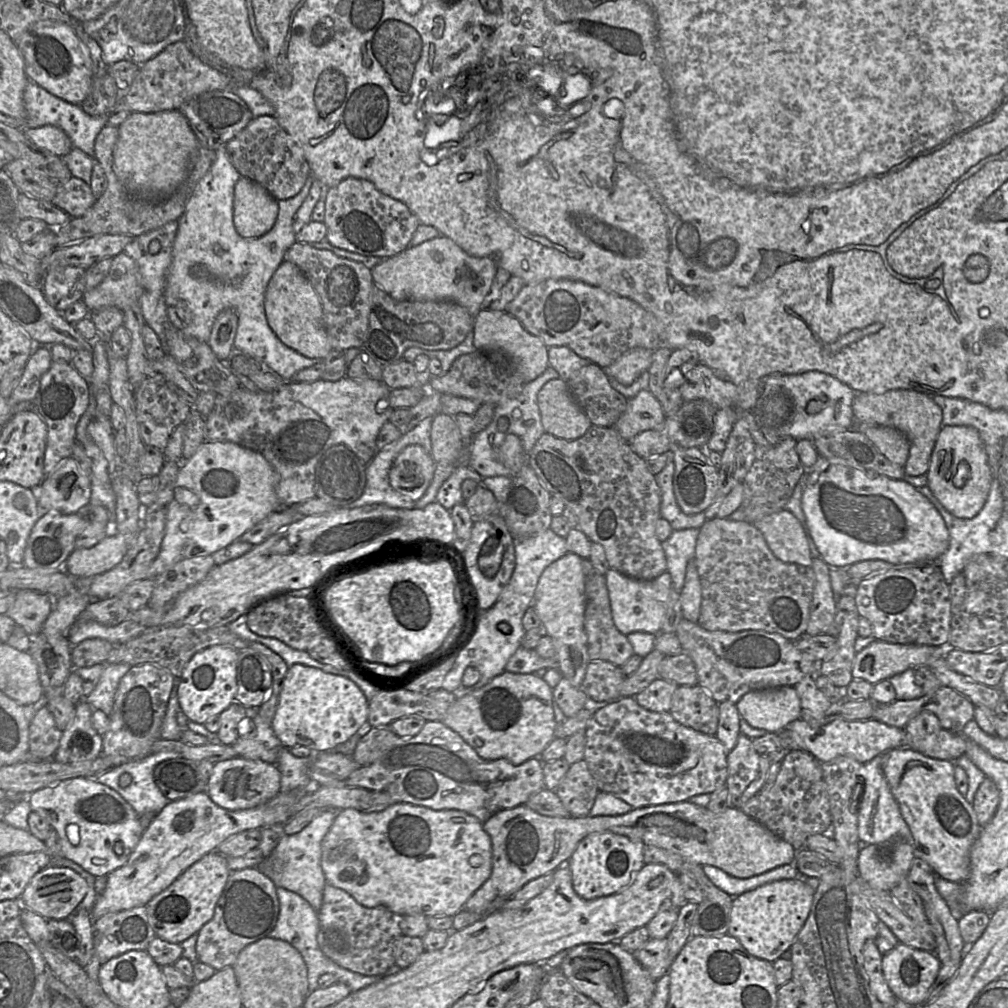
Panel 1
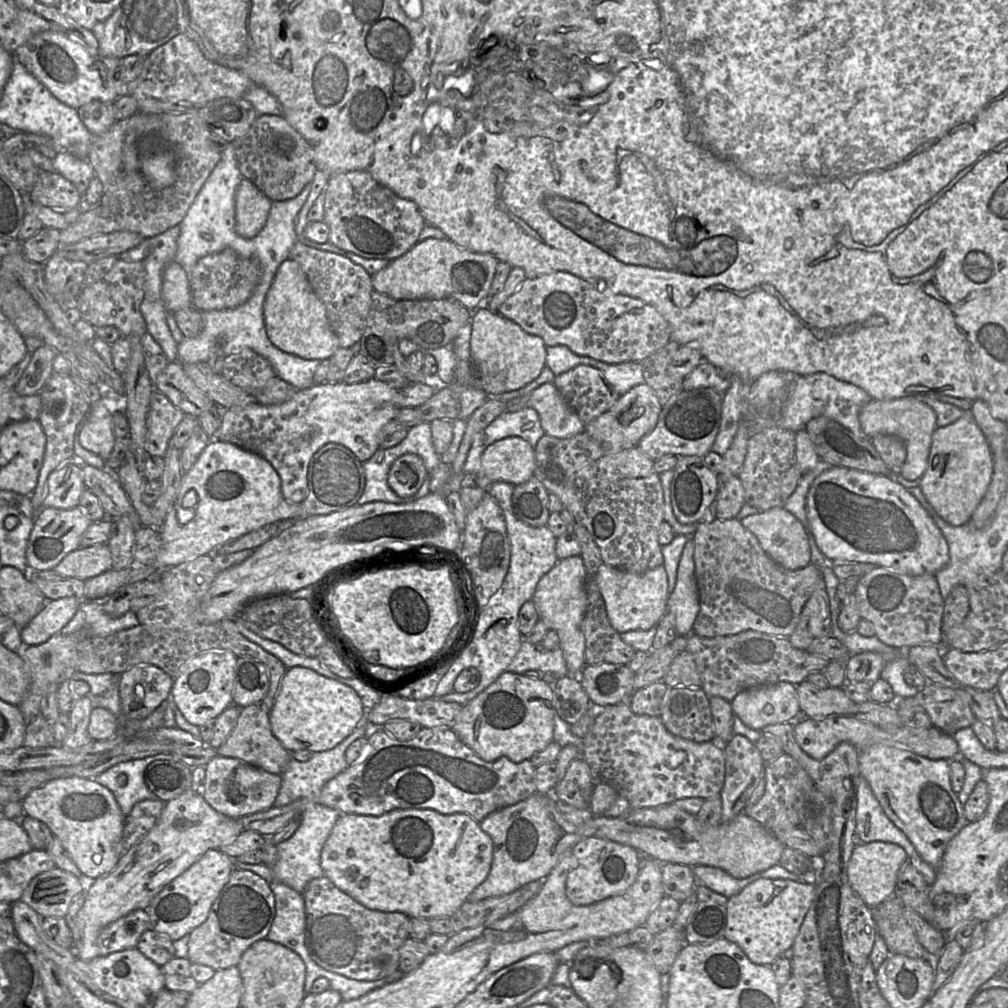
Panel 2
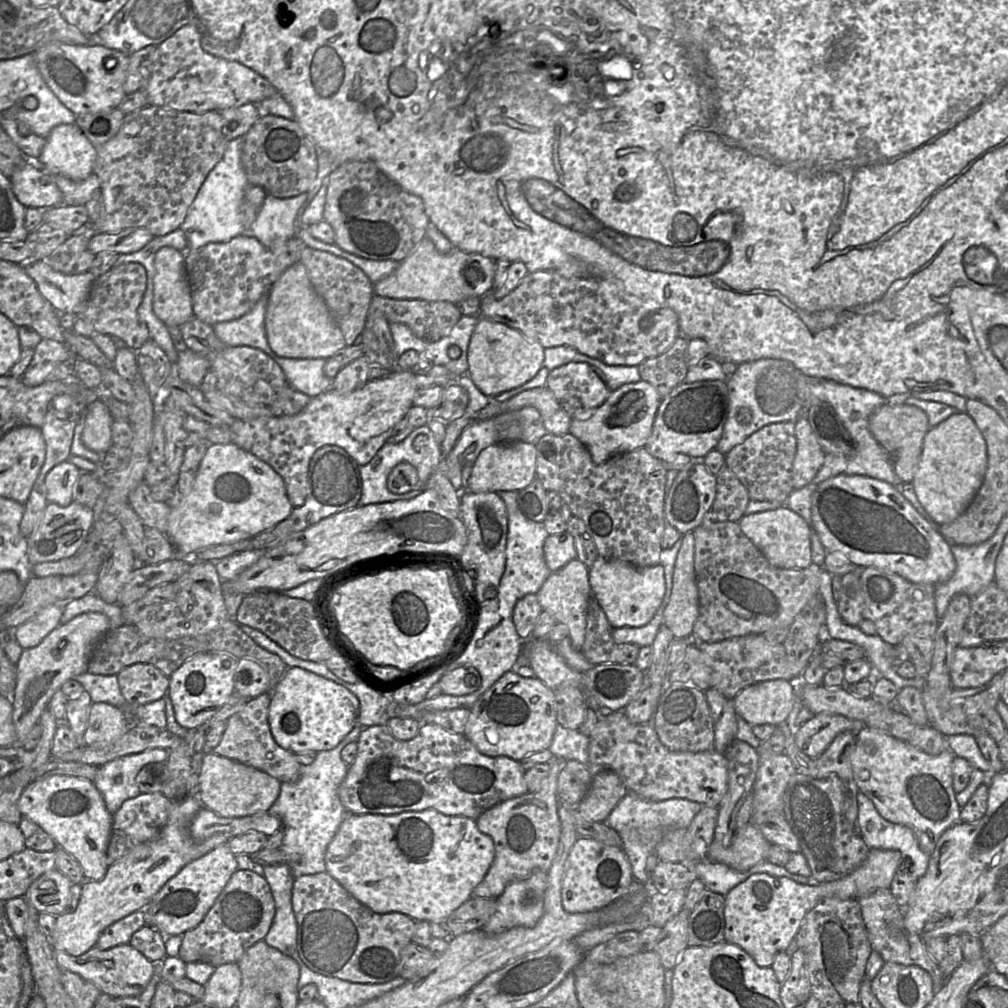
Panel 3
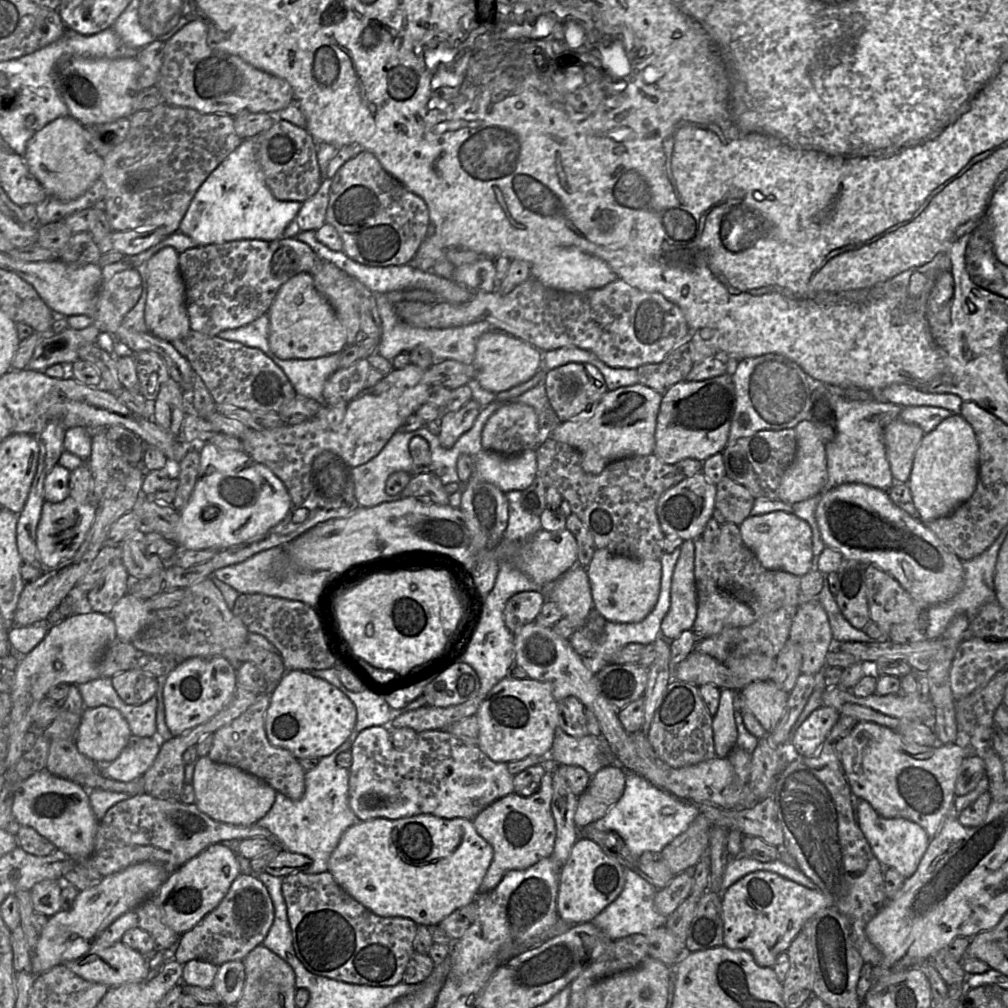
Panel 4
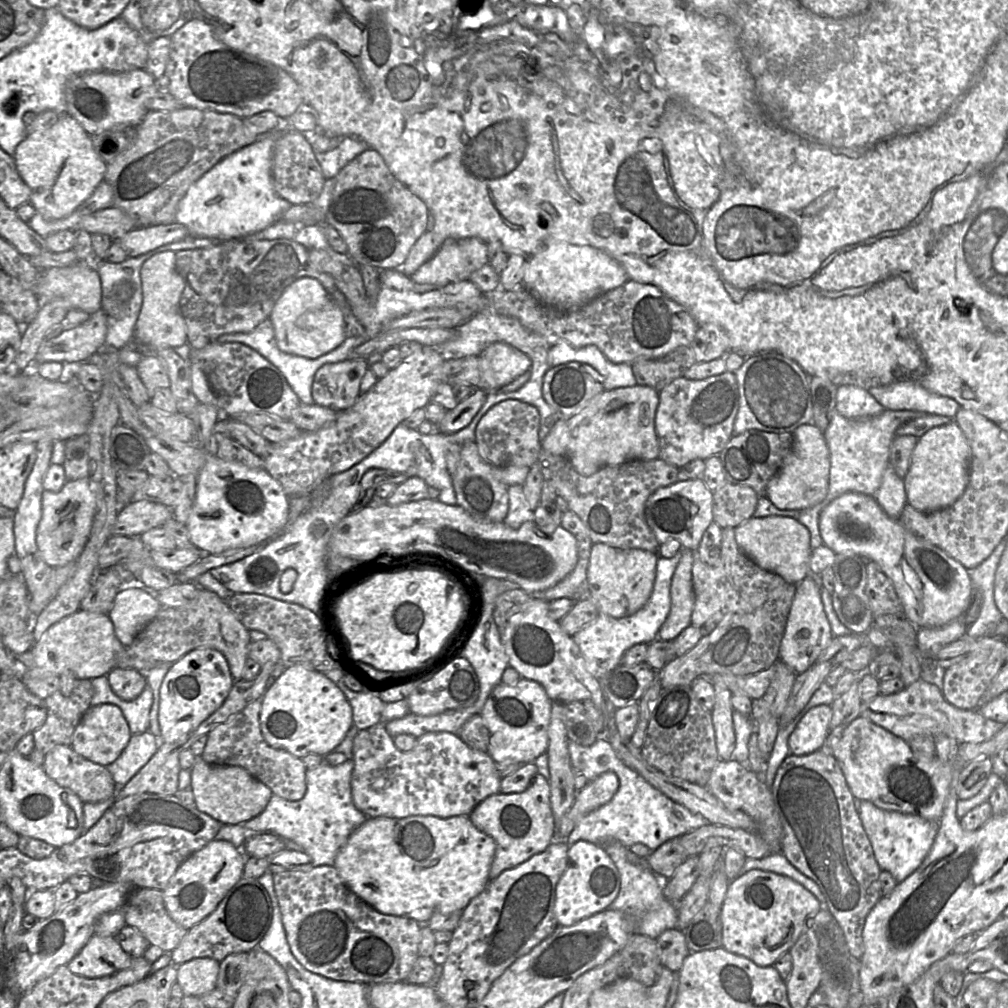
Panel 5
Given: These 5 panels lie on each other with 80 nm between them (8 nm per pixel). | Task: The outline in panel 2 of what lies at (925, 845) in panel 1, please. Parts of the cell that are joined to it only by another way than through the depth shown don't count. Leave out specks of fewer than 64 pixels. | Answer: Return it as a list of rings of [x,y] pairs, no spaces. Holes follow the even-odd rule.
[[[873,744],[859,751],[858,765],[886,816],[907,835],[921,858],[937,869],[947,843],[968,823],[951,787],[950,760],[933,760],[899,746]]]

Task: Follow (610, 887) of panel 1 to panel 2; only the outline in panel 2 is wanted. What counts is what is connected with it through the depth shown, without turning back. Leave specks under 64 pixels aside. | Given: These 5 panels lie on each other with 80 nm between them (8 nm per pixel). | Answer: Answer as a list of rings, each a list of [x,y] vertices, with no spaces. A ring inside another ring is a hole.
[[[588,837],[576,843],[571,849],[575,868],[566,879],[565,893],[576,906],[591,905],[604,899],[621,895],[627,891],[641,869],[641,854],[636,849],[599,837]]]

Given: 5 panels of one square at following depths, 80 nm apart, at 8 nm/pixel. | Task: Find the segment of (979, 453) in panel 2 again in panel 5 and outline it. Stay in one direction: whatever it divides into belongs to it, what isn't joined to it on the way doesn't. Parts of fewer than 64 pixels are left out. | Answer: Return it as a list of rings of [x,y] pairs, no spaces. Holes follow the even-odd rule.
[[[954,420],[928,430],[918,438],[904,478],[907,503],[924,513],[951,506],[968,485],[971,456],[970,444]]]

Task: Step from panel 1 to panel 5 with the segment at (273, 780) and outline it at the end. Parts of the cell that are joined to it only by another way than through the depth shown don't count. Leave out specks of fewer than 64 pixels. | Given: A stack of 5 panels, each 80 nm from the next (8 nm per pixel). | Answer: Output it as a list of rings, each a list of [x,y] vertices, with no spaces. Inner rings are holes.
[[[196,756],[192,768],[191,788],[195,805],[223,824],[243,824],[261,814],[269,803],[273,792],[246,769],[239,766],[212,765]]]

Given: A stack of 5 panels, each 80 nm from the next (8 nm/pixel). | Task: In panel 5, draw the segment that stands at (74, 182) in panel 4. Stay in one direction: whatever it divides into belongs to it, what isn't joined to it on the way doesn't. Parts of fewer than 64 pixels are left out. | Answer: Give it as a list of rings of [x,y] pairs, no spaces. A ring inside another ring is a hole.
[[[67,113],[53,126],[28,135],[13,158],[19,175],[31,189],[29,203],[47,220],[70,215],[104,179],[107,167],[95,152],[90,135]]]

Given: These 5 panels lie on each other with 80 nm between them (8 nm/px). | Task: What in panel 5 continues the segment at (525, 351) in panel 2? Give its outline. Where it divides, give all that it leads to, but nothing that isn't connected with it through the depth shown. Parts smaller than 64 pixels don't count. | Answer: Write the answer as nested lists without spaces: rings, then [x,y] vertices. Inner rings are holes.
[[[502,342],[490,344],[479,356],[483,387],[487,392],[509,384],[531,367],[526,354]]]

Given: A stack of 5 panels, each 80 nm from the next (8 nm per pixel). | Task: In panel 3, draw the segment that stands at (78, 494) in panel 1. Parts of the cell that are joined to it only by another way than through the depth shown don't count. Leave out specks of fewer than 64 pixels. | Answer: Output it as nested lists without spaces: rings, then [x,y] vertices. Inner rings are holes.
[[[68,461],[54,466],[45,478],[47,502],[63,507],[70,505],[74,501],[74,484],[81,473],[81,470]]]

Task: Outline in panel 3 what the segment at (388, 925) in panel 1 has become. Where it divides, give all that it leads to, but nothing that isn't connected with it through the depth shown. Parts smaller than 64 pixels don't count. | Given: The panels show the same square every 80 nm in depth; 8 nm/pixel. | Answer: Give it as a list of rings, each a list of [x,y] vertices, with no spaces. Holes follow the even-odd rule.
[[[326,871],[295,878],[292,908],[296,917],[297,949],[305,965],[313,972],[353,983],[381,984],[400,975],[401,951],[412,942],[416,921],[391,912],[378,914],[355,899]]]

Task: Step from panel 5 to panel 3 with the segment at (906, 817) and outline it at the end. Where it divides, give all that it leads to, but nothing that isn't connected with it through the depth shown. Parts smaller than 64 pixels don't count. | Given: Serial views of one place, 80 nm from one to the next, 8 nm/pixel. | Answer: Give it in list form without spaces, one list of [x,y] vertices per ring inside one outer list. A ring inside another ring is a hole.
[[[858,791],[857,801],[857,823],[866,845],[870,849],[899,851],[903,862],[905,859],[911,861],[910,874],[921,878],[927,871],[929,856],[920,849],[914,832],[907,826],[884,819],[861,791]]]

